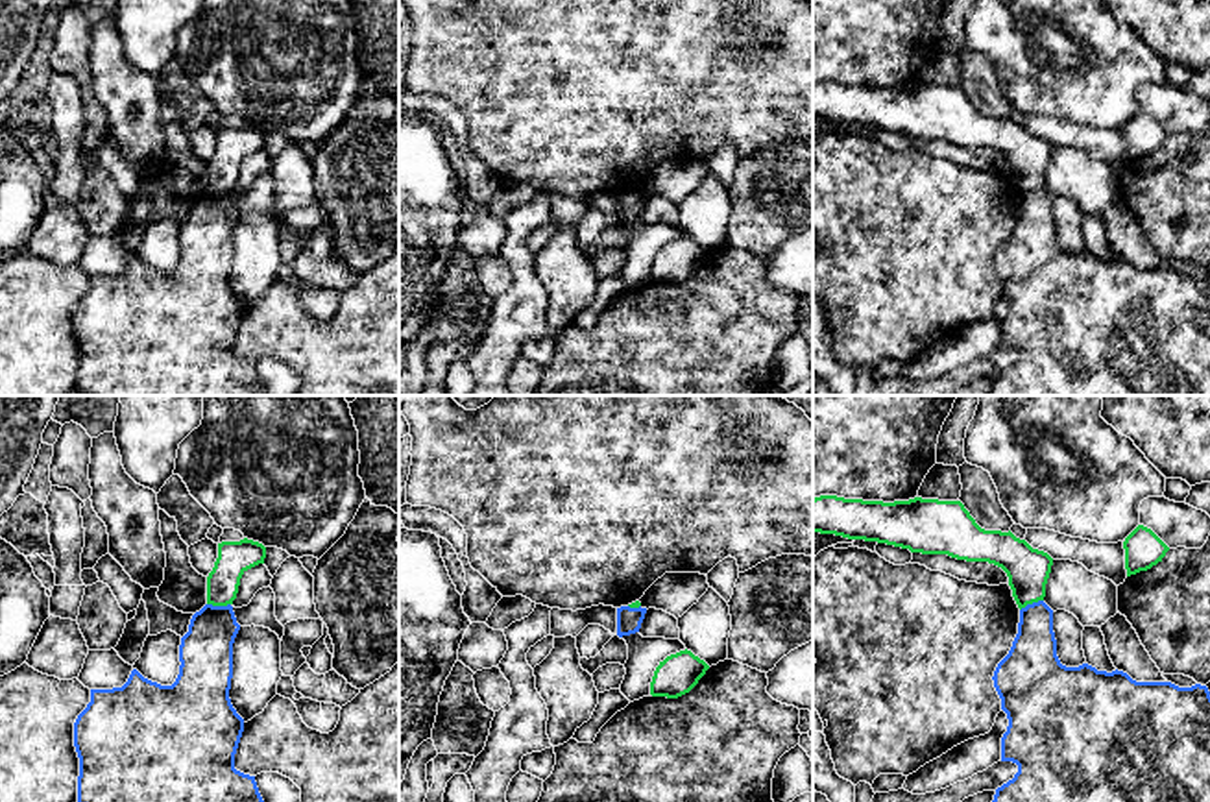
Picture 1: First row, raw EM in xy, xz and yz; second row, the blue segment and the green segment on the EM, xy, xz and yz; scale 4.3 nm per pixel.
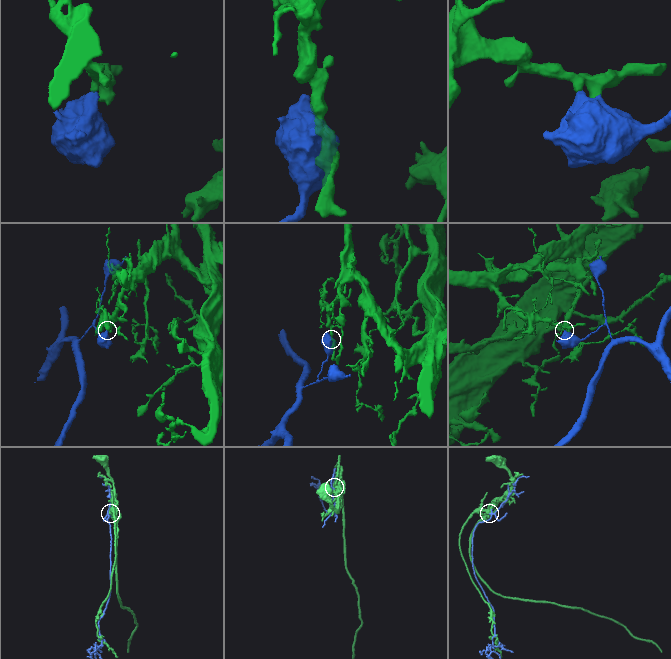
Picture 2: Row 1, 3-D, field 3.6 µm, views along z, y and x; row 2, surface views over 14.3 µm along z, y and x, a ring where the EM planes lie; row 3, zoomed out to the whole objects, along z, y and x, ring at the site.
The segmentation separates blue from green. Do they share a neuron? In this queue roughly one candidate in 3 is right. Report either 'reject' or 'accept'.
reject

